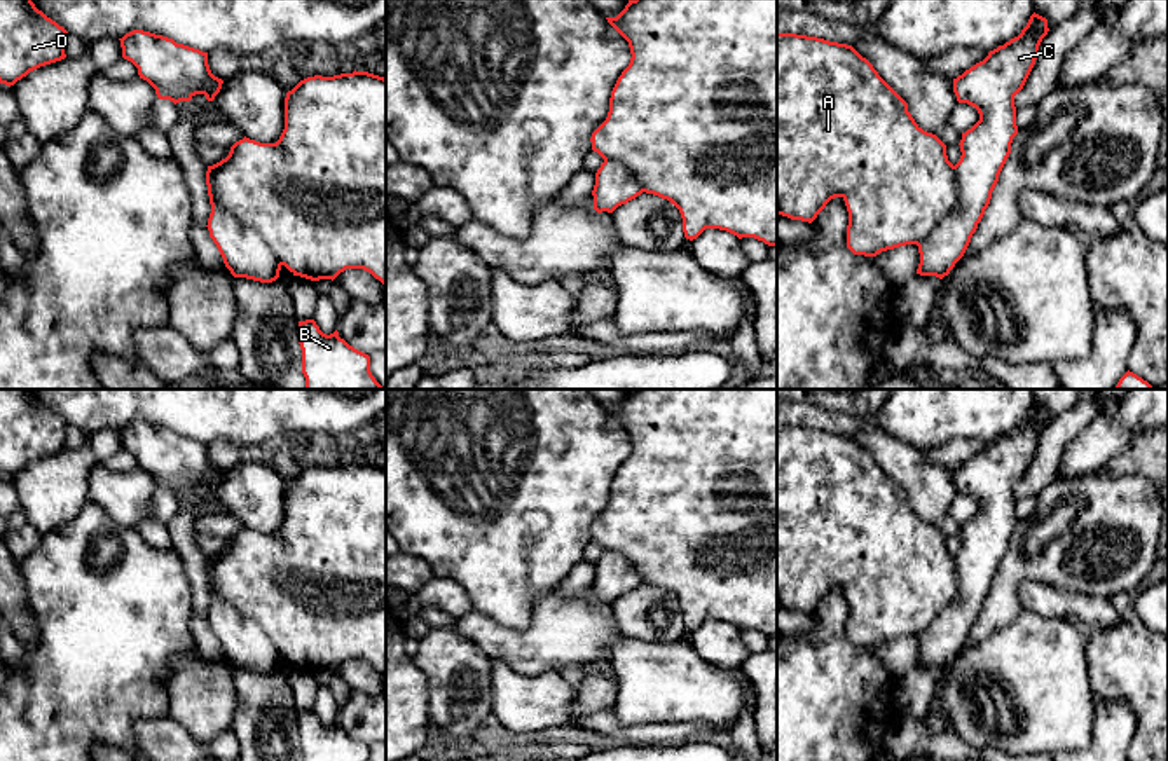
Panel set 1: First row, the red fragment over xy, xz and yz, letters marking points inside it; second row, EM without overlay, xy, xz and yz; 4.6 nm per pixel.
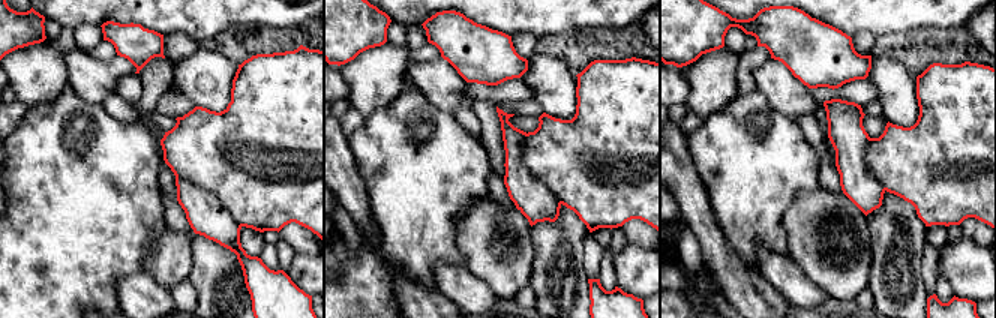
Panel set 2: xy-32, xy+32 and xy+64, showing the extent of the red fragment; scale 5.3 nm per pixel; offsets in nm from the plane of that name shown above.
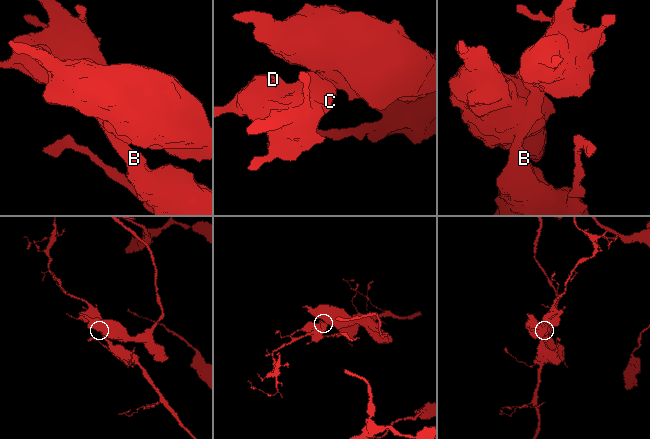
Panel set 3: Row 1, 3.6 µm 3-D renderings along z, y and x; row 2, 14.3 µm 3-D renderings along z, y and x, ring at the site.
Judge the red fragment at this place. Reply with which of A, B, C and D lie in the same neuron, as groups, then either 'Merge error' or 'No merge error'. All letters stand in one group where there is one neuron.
Groups: A / B C D. Merge error

